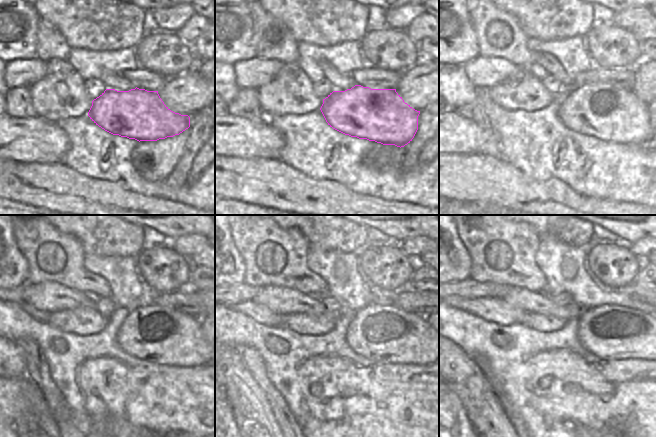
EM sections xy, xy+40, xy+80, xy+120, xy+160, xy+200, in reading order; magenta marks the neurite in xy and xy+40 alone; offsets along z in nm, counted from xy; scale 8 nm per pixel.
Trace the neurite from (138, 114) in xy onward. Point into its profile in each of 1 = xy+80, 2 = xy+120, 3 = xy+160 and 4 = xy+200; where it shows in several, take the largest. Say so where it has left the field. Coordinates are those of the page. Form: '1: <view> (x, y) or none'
1: xy+80 (613, 114)
2: xy+120 (162, 335)
3: xy+160 (382, 333)
4: xy+200 (613, 332)

